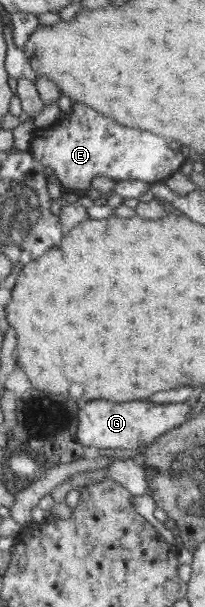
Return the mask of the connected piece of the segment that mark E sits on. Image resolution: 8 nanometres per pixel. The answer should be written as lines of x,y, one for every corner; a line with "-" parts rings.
73,103
70,113
47,128
38,128
34,133
29,151
39,162
53,170
62,191
67,192
87,191
97,176
116,181
163,182
186,162
181,151
169,148
168,140
162,135
124,126
83,103

